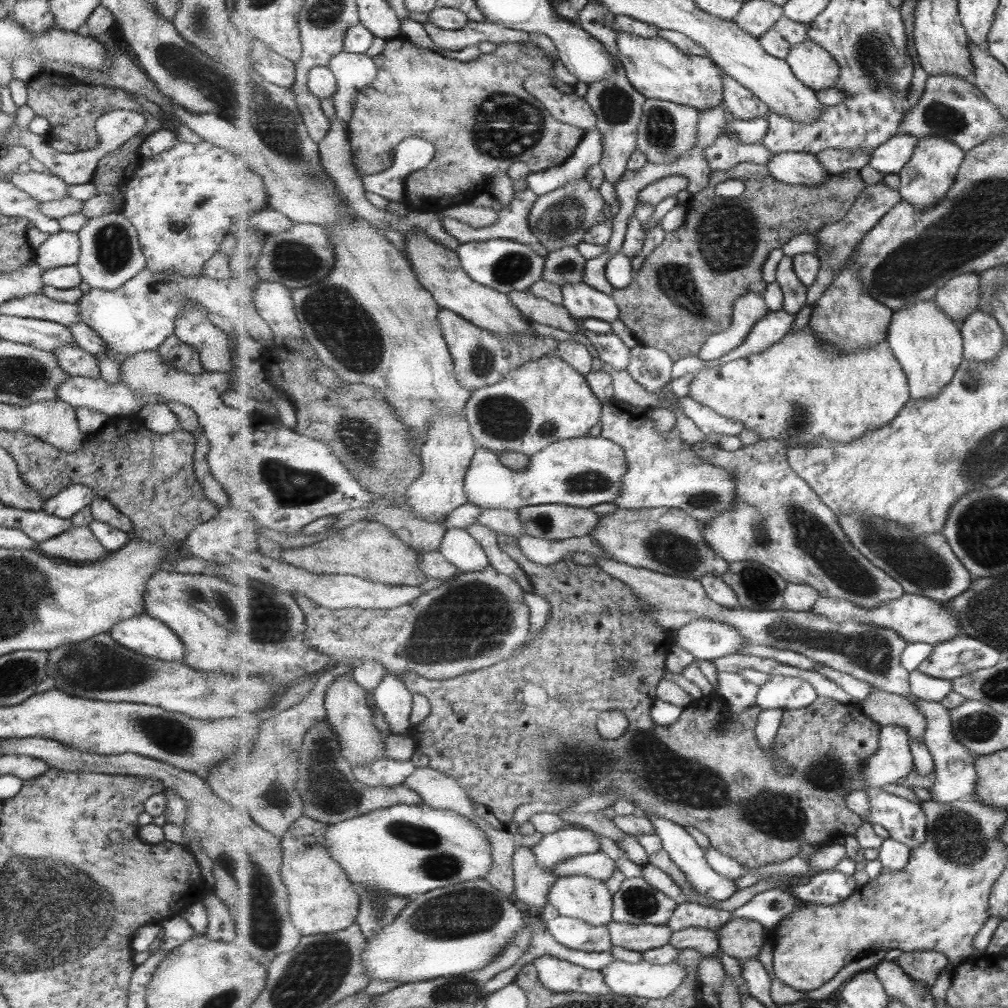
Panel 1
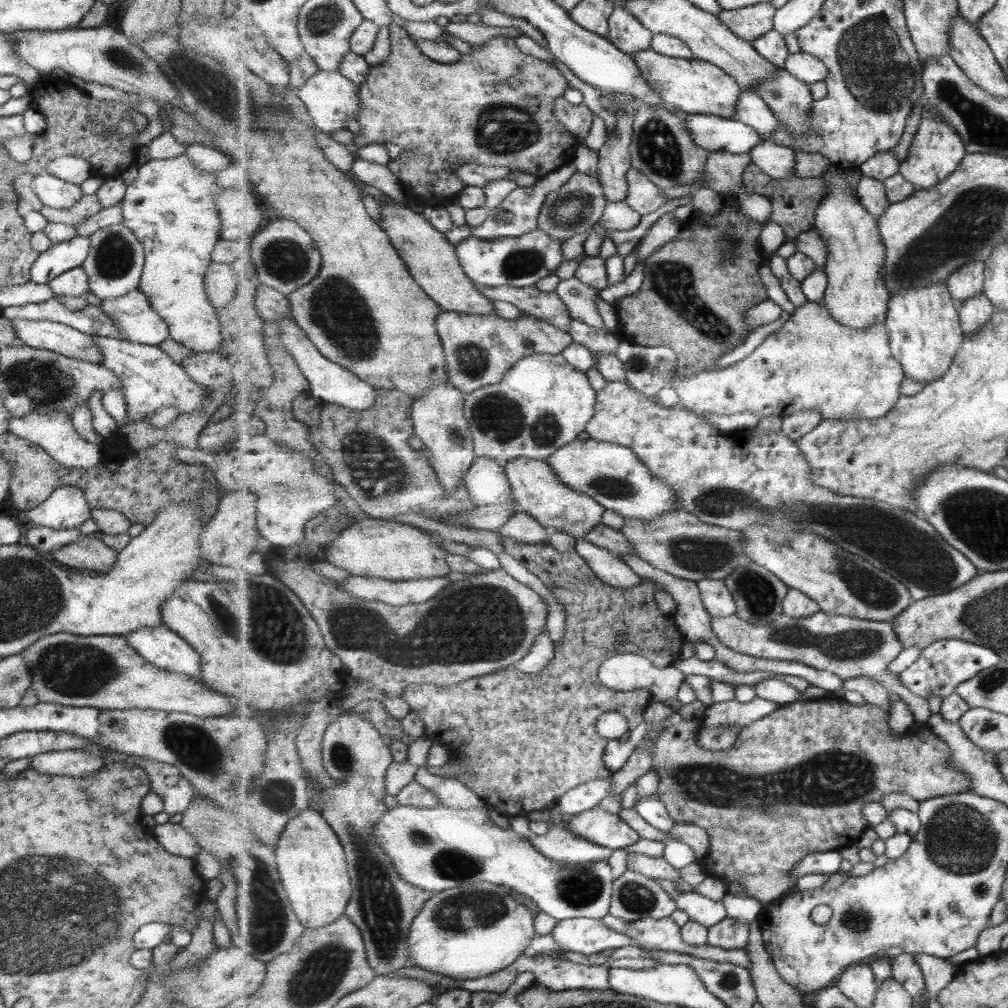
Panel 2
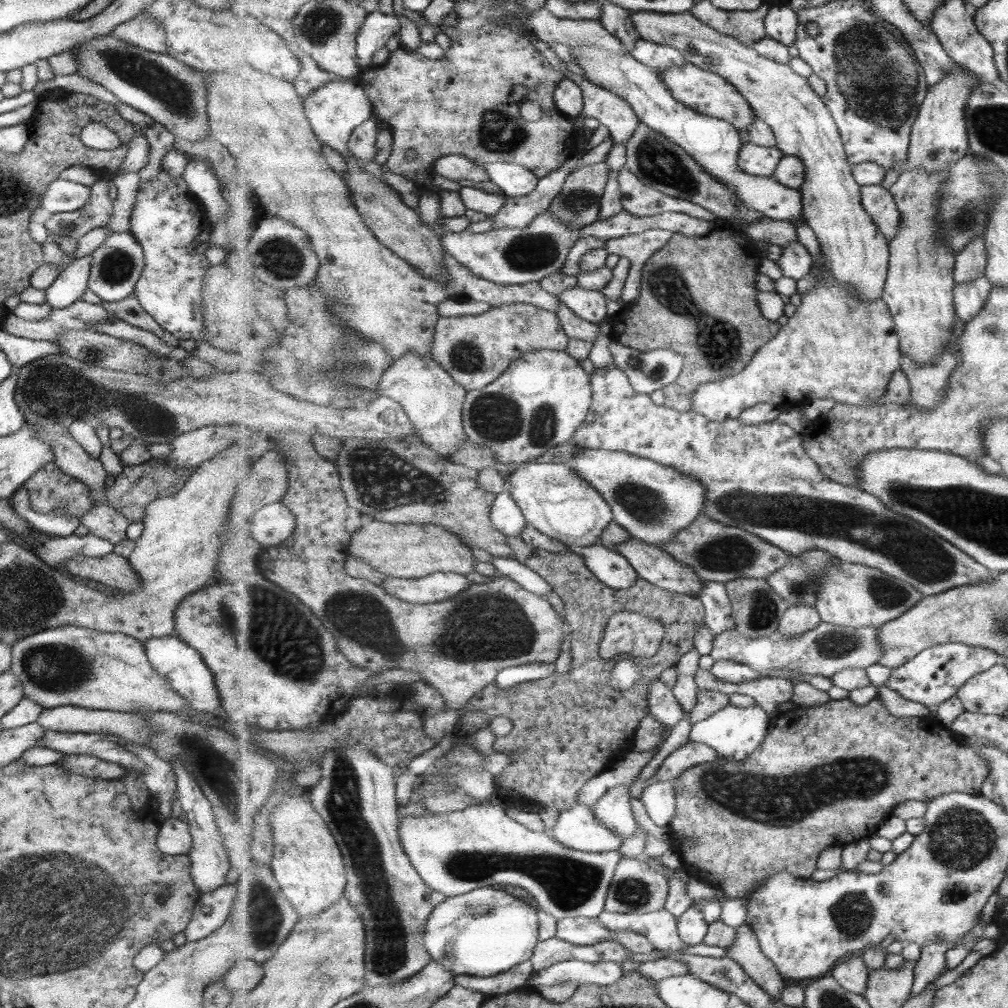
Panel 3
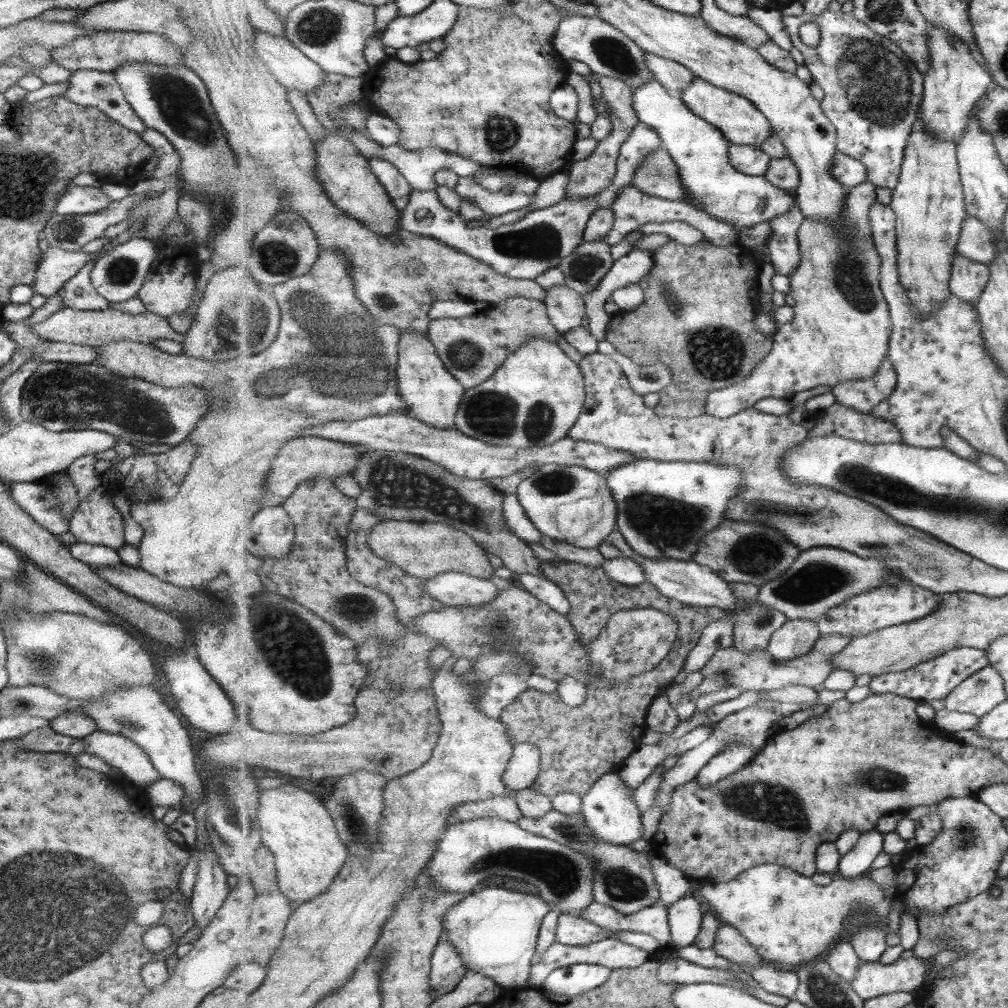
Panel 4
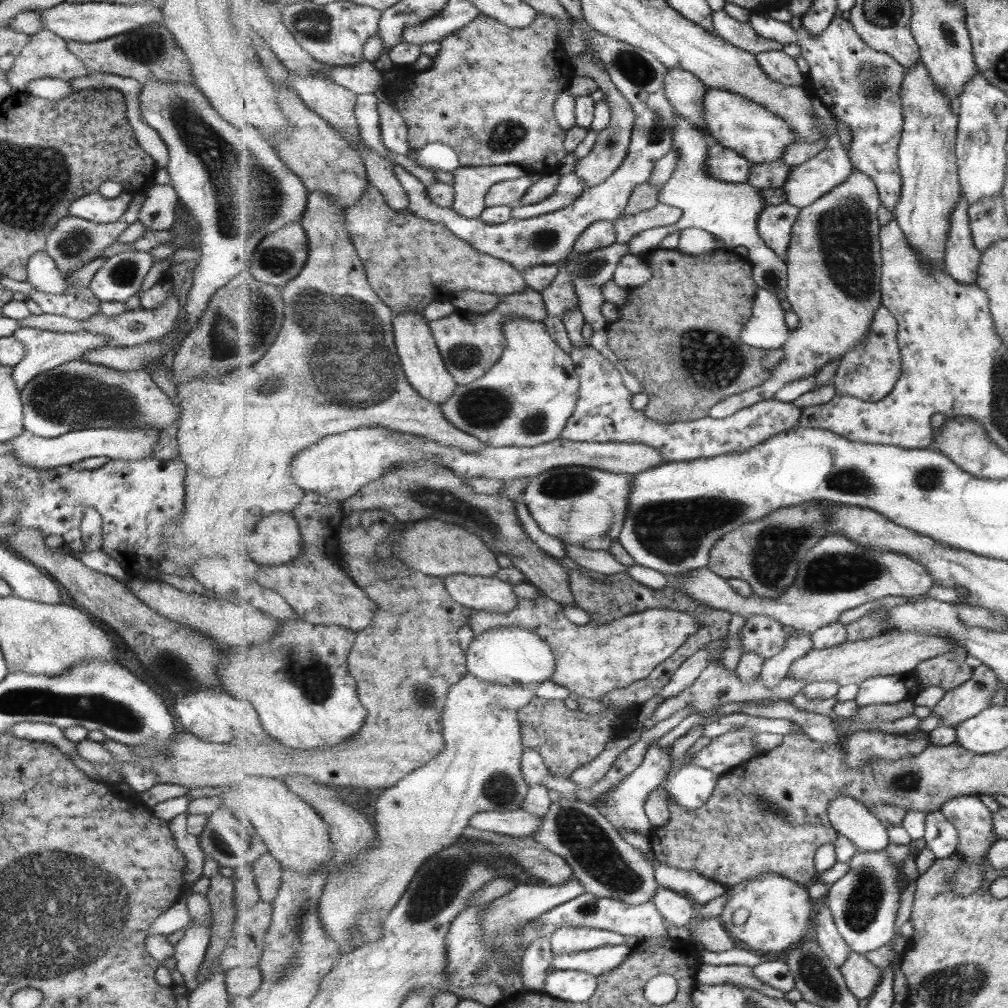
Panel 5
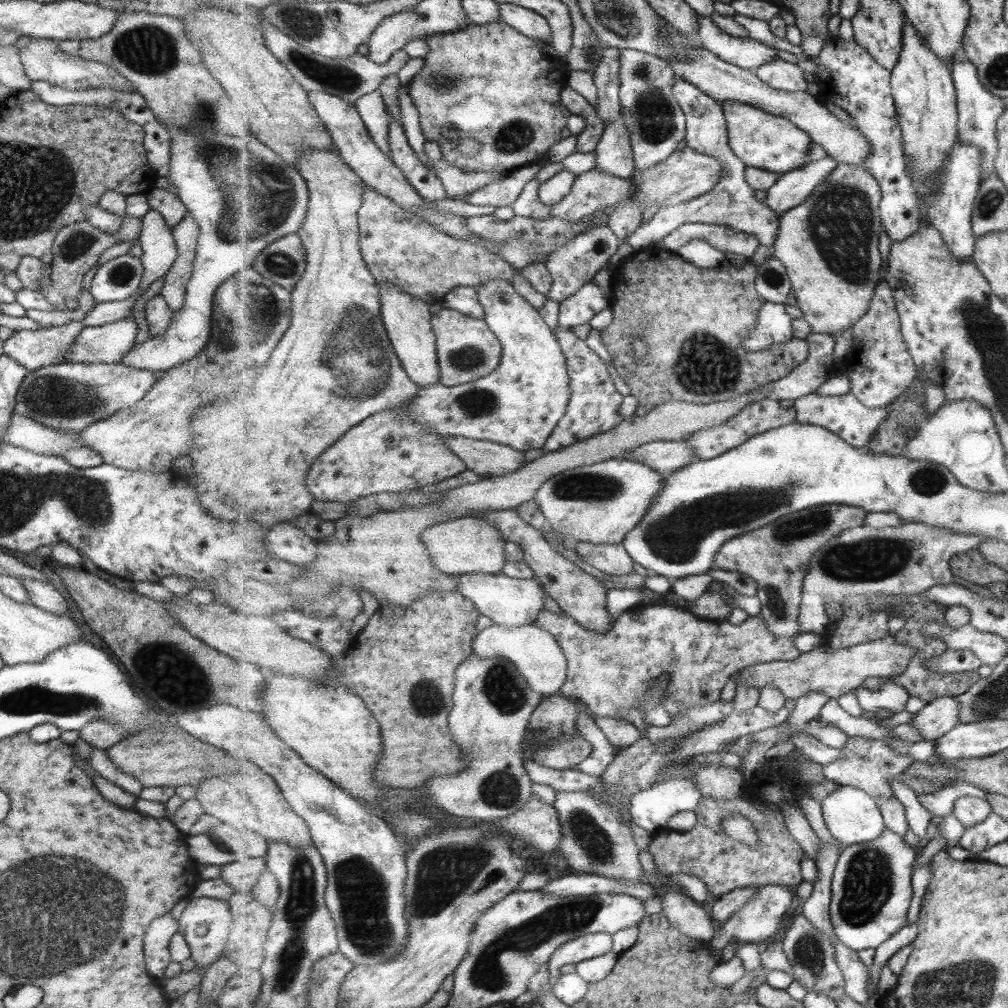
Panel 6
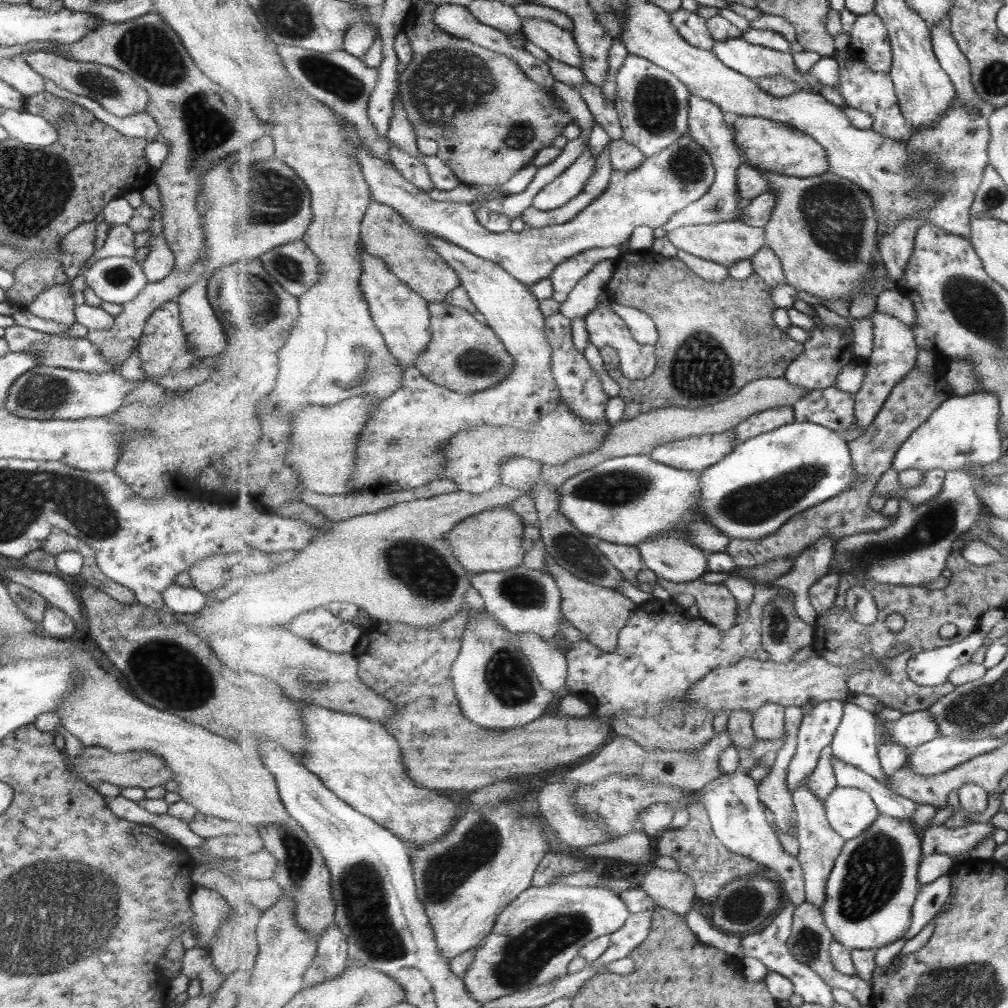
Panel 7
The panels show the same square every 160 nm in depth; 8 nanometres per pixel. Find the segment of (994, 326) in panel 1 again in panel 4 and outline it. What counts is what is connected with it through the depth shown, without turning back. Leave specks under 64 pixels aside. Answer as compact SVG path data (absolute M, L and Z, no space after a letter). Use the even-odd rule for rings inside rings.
M957 252L950 278L950 289L961 300L975 306L989 282L990 274L989 266Z

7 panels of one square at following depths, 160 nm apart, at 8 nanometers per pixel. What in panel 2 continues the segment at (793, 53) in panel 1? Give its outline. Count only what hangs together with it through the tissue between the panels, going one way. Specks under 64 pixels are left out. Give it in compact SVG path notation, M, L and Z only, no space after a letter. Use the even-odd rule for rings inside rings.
M802 50L790 54L783 68L809 86L814 82L824 81L830 71L829 67L820 58L817 58L817 55Z

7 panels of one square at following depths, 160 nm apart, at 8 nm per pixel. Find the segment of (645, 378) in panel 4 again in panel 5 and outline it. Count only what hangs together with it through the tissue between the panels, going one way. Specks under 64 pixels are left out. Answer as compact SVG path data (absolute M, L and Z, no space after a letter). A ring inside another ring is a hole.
M614 242L611 246L604 246L591 252L584 252L579 254L578 252L571 252L565 260L569 272L573 275L575 288L578 294L580 303L578 306L585 315L586 322L592 327L594 333L590 338L590 346L595 350L600 351L624 376L625 386L629 388L634 394L643 393L645 387L643 383L633 373L629 372L627 368L621 363L621 360L611 351L608 344L608 326L610 322L602 315L602 304L606 301L604 294L602 293L602 286L612 280L616 273L616 268L619 266L623 256L629 254L629 243L621 244Z

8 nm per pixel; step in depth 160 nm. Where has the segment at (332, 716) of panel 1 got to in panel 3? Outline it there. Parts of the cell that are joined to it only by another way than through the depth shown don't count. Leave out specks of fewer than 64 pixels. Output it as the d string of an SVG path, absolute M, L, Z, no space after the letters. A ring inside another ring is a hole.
M364 742L336 746L322 756L321 780L312 788L313 807L332 830L344 855L348 875L345 897L359 911L366 928L366 984L381 986L397 984L420 973L431 961L425 947L426 924L433 909L446 899L445 894L432 890L417 873L404 847L401 846L399 798L395 792L397 770L383 762Z

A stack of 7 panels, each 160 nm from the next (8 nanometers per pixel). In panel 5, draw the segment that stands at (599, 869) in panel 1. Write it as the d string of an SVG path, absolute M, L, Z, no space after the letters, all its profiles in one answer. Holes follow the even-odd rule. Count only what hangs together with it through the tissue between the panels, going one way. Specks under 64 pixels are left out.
M656 738L652 742L642 765L637 770L626 776L621 784L614 786L598 798L598 804L595 807L601 811L601 814L609 822L612 822L613 828L617 829L617 832L623 832L623 829L631 829L633 832L639 832L639 834L647 836L651 832L651 828L654 827L650 822L649 816L646 814L645 804L648 796L666 779L666 774L674 765L673 755L668 755L658 745L658 740L659 738Z

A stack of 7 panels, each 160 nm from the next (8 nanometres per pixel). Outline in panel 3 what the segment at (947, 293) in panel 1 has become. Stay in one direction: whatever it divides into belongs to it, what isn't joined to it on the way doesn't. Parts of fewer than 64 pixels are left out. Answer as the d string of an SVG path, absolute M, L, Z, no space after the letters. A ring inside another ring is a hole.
M981 237L974 238L970 245L967 245L956 256L956 282L957 284L972 281L975 277L985 275L988 265L988 250L985 240Z

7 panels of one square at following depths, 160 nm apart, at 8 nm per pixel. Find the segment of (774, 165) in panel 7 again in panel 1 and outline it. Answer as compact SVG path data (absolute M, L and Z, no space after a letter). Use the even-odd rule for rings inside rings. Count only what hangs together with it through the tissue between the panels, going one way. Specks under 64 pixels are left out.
M616 28L619 60L631 84L647 98L661 98L669 102L686 104L700 111L715 108L724 102L724 78L711 57L691 54L657 35L643 38L627 30Z

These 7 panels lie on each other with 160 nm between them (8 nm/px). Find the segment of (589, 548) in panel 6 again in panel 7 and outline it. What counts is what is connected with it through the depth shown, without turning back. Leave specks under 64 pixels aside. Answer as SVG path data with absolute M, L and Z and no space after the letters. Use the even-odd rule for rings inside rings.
M599 540L601 552L620 570L633 585L637 584L637 574L646 566L638 546L626 543Z

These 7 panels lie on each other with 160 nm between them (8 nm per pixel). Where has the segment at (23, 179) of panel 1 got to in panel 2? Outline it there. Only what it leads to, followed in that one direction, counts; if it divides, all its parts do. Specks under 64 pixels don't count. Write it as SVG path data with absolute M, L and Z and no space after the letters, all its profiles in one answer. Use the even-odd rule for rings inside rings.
M45 170L32 178L31 190L42 206L63 210L71 208L82 197L79 185L59 180Z

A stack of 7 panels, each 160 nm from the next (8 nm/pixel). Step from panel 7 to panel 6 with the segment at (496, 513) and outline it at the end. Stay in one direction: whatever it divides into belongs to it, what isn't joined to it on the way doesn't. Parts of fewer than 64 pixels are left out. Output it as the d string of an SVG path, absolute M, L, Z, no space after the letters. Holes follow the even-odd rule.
M479 517L453 518L434 524L425 530L422 539L435 566L444 573L458 576L467 573L499 575L506 565L506 538L493 523Z

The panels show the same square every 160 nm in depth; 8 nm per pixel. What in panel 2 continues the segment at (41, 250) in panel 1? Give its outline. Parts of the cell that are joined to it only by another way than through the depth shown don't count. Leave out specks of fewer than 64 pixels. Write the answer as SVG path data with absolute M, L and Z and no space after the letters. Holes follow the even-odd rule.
M77 234L65 242L52 243L47 250L38 253L32 262L29 281L45 285L62 272L80 267L88 255L89 247L88 237Z

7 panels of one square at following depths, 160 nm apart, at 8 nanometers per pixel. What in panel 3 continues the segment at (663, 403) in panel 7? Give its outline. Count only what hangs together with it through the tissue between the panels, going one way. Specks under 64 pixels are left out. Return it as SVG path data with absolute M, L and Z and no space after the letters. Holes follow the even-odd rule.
M730 225L729 227L716 227L707 236L685 236L684 234L673 233L673 238L660 251L657 251L646 263L643 269L642 289L639 298L636 298L628 306L624 306L617 312L615 316L615 324L612 328L612 339L619 343L631 347L641 352L650 352L657 349L670 349L677 354L681 354L684 359L684 368L682 374L673 384L666 384L662 388L665 395L667 395L667 402L665 407L673 407L675 410L689 412L694 410L693 407L693 393L699 389L701 384L706 382L717 382L729 378L735 374L745 371L745 368L752 362L753 357L757 356L759 350L773 341L781 330L781 324L776 320L769 320L762 313L761 307L757 300L757 275L760 273L760 264L763 256L756 243L748 237L742 230L737 230L736 227Z

